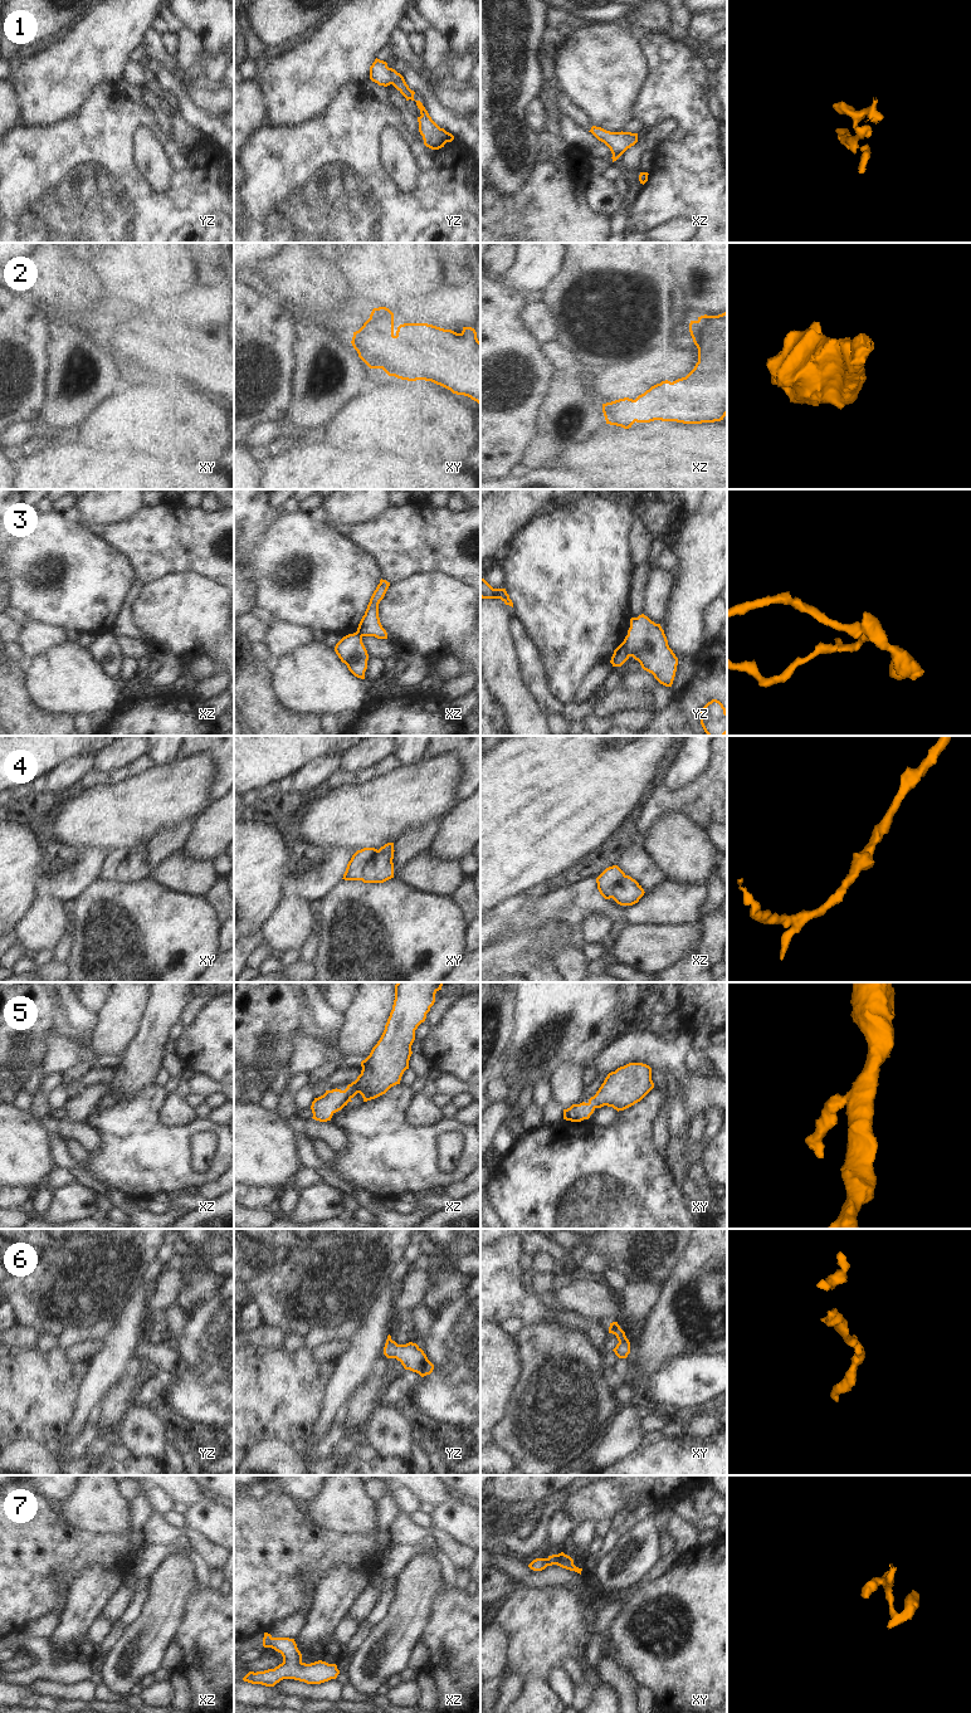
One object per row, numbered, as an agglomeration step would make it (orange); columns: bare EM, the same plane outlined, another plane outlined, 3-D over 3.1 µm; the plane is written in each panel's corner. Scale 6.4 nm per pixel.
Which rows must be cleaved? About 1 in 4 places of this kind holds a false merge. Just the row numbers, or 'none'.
3

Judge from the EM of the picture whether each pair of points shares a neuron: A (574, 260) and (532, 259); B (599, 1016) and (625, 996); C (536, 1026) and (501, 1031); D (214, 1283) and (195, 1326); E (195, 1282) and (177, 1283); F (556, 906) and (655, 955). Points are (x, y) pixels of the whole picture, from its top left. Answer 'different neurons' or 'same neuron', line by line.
A: different neurons
B: different neurons
C: different neurons
D: different neurons
E: different neurons
F: different neurons

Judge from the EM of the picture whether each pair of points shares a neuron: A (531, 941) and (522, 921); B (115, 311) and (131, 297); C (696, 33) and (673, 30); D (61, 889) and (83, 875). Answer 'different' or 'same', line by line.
A: different
B: different
C: different
D: same

